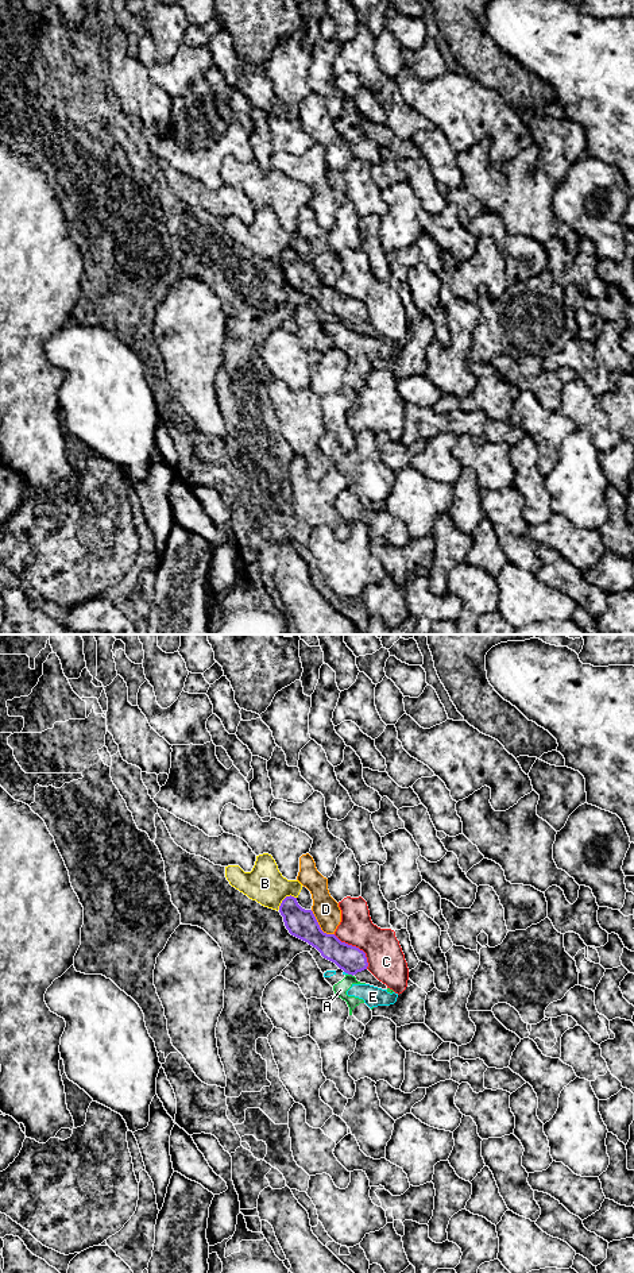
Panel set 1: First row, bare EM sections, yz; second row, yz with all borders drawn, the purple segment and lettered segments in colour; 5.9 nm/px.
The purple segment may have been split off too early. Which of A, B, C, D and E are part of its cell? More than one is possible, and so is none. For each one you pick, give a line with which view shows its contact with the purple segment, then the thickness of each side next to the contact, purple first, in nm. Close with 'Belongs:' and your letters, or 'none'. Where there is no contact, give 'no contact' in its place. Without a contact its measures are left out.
Belongs: none

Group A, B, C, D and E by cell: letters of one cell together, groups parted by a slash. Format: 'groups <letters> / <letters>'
groups A E / B / C / D

